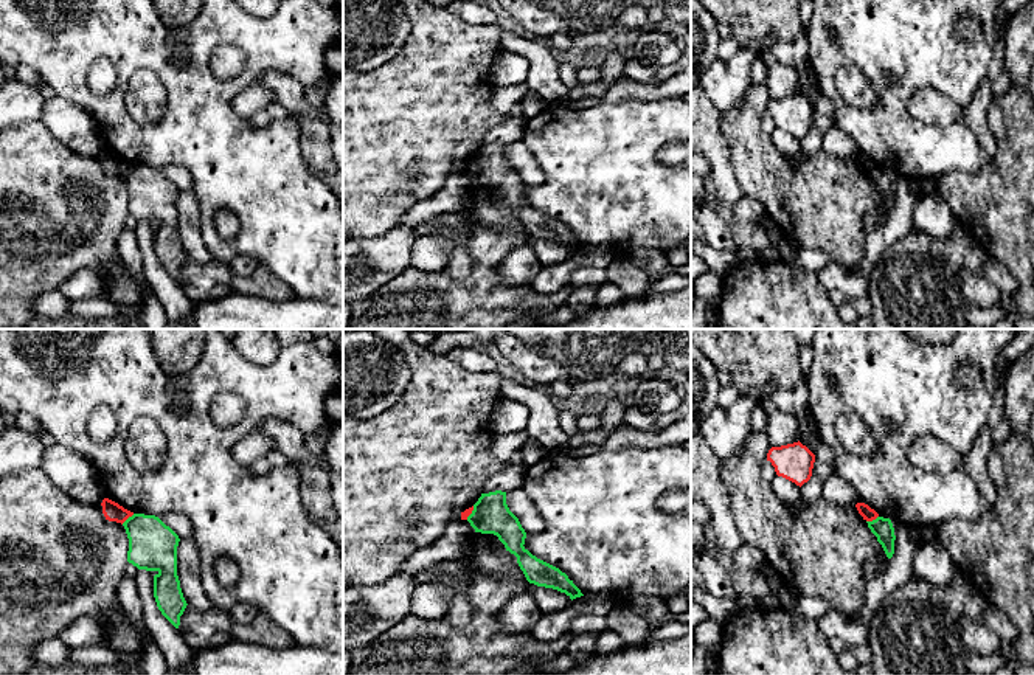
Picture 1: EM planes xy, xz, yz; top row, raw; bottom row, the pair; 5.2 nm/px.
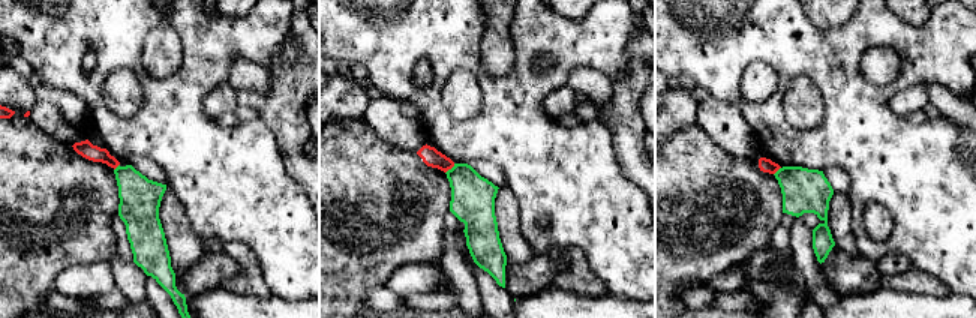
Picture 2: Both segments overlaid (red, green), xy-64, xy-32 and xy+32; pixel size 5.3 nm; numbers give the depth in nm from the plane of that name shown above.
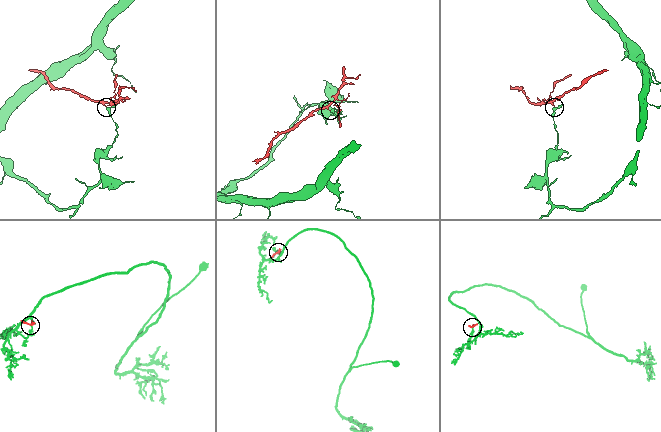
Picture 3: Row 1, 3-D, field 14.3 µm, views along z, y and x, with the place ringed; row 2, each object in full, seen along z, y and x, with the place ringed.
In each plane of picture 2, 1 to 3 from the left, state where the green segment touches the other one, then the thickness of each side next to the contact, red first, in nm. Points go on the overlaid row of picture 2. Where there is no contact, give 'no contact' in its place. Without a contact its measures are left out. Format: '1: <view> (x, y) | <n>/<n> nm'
1: xy-64 (117, 165) | 90/220 nm
2: xy-32 (450, 168) | 100/240 nm
3: xy+32 (777, 170) | 80/240 nm

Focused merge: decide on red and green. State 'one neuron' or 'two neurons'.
two neurons

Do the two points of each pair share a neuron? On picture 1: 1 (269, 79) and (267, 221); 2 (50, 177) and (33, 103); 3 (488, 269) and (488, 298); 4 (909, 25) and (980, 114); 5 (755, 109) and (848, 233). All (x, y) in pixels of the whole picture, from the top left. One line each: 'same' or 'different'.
1: different
2: different
3: same
4: different
5: same

